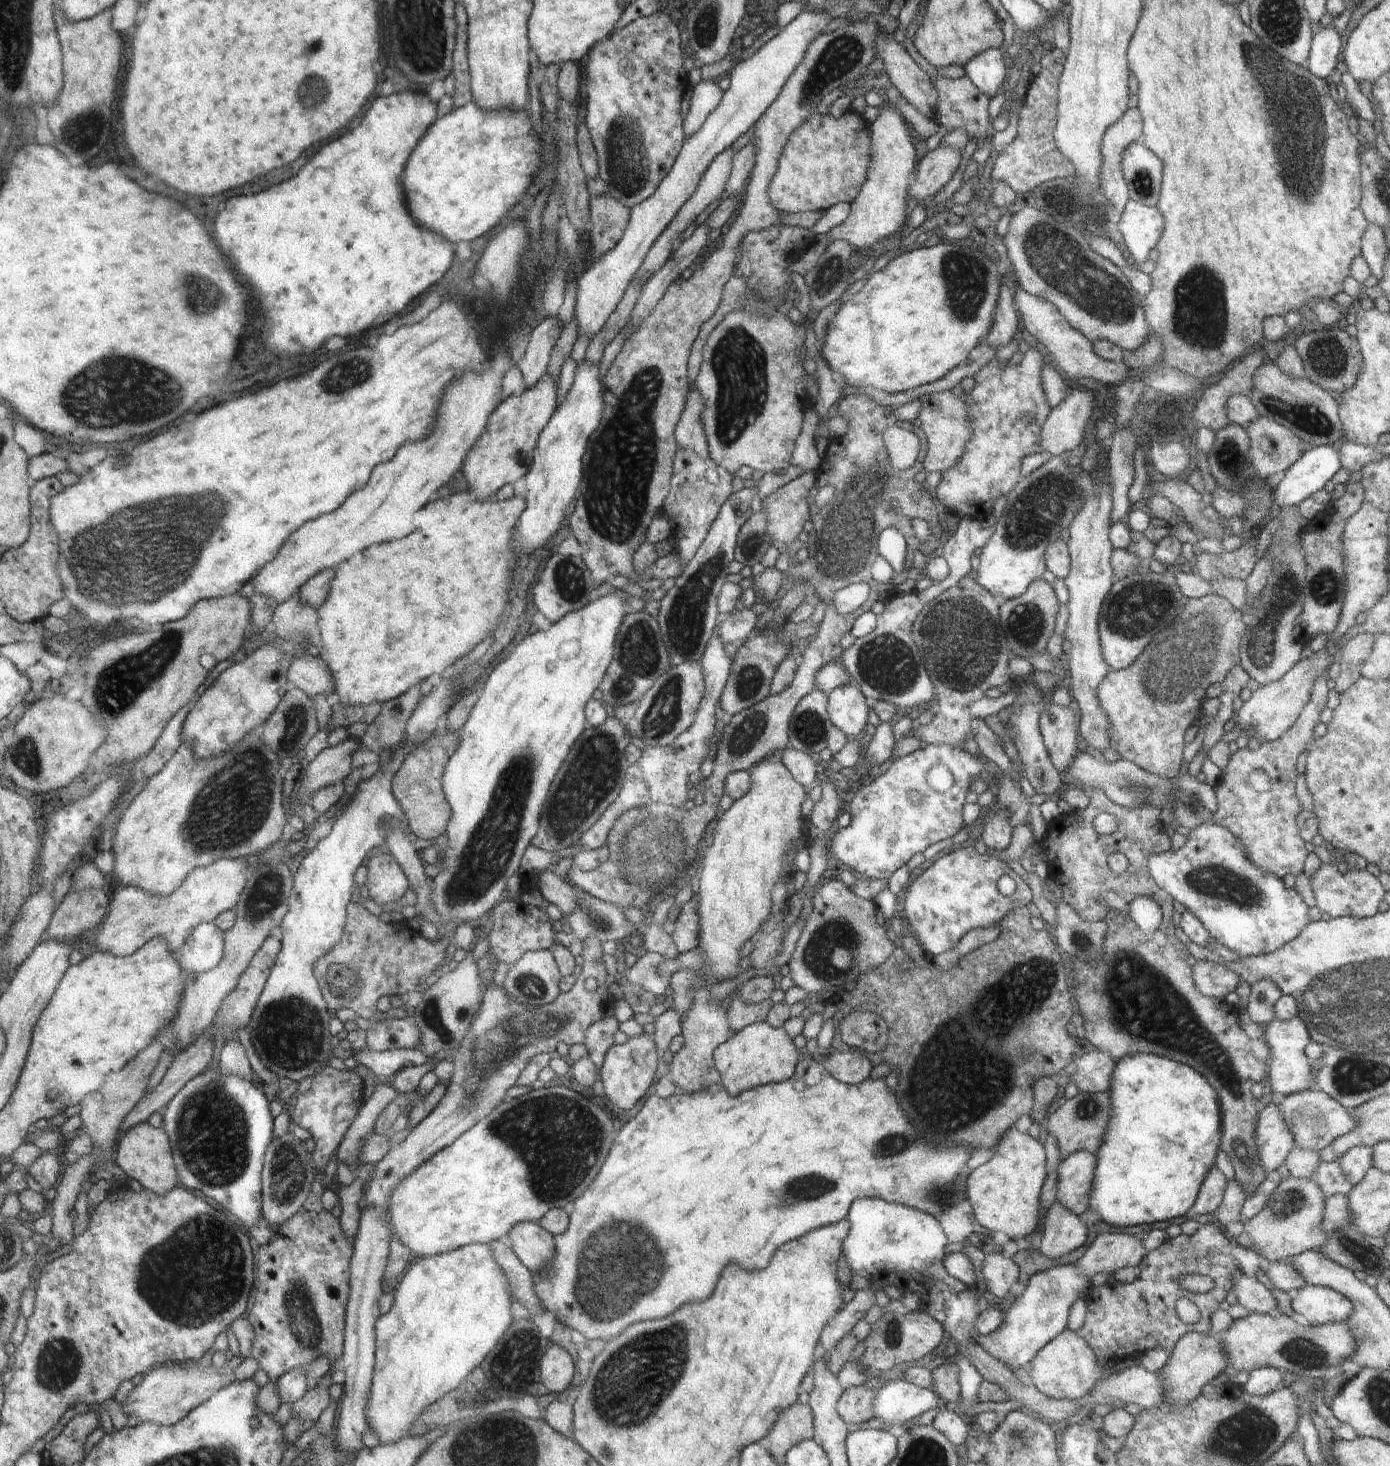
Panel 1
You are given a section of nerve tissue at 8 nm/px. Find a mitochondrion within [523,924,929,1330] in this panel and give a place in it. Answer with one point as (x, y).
(610, 1271)

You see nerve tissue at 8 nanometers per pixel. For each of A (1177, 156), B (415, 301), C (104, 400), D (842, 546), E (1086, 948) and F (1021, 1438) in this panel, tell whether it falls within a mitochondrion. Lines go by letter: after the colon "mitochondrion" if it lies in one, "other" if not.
A: other
B: other
C: mitochondrion
D: mitochondrion
E: mitochondrion
F: mitochondrion

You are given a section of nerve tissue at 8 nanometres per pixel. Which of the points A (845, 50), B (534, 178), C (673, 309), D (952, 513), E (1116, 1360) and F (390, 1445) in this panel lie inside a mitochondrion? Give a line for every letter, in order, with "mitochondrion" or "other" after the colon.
A: mitochondrion
B: other
C: other
D: other
E: other
F: other

